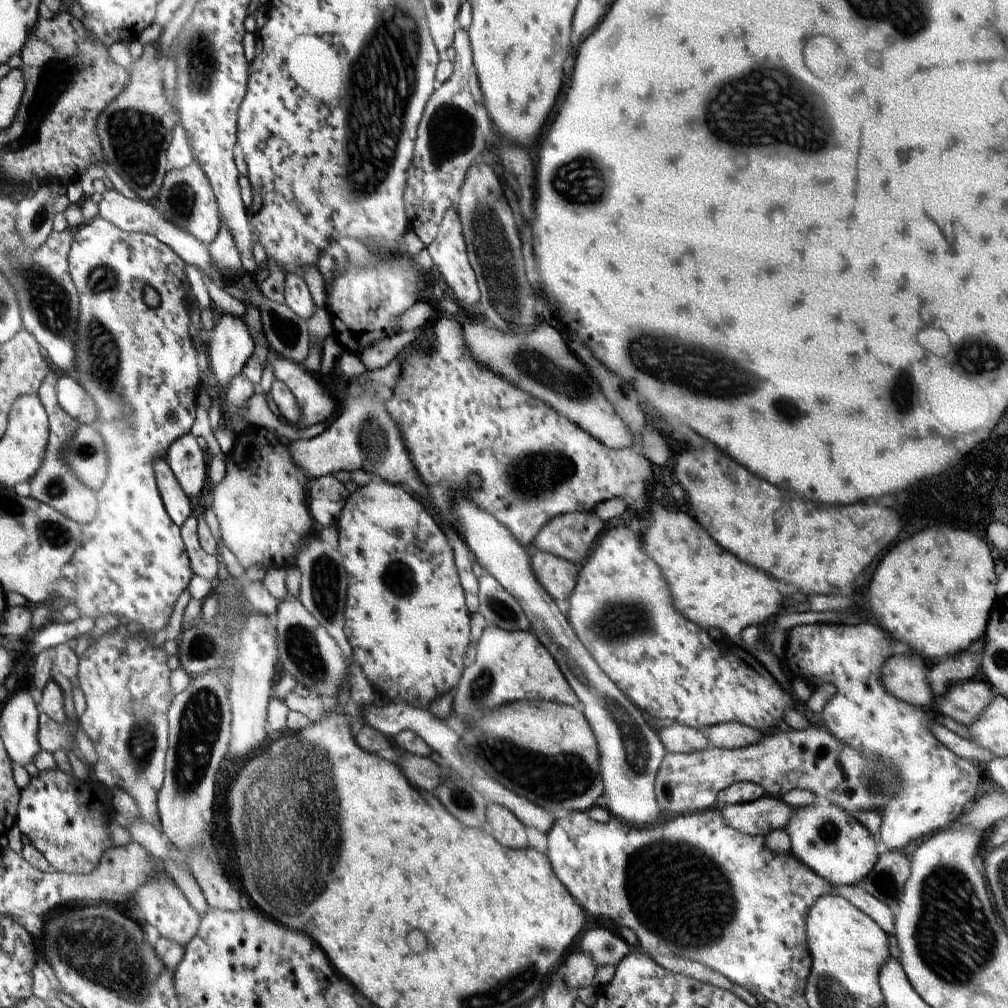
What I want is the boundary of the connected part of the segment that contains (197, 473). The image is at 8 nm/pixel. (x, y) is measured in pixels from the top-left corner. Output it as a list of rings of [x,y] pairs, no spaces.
[[[190,433],[180,436],[170,444],[164,458],[188,498],[198,502],[206,484],[209,455],[200,448],[196,437]]]

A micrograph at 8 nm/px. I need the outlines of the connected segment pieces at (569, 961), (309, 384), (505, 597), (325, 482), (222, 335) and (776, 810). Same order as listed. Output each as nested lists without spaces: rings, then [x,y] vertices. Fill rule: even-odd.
[[[571,950],[565,960],[560,973],[568,988],[574,992],[576,988],[592,984],[598,966],[588,954],[584,954],[582,950]]]
[[[278,356],[270,362],[274,374],[292,391],[302,412],[302,426],[311,427],[324,421],[331,421],[334,414],[332,395],[324,391],[320,378],[308,372],[303,365]]]
[[[488,573],[478,577],[477,581],[478,612],[488,624],[507,631],[530,631],[532,626],[524,614],[524,609],[510,592],[506,592],[506,589],[498,584],[496,578],[492,578]]]
[[[332,475],[318,477],[311,479],[310,486],[306,490],[306,508],[312,520],[324,527],[332,526],[338,522],[348,496],[350,493],[344,484]],[[330,494],[338,494],[338,500],[328,498]]]
[[[225,312],[216,318],[212,336],[207,342],[208,370],[223,394],[230,380],[243,372],[244,365],[254,355],[254,346],[248,326],[240,316]]]
[[[764,795],[751,803],[719,807],[724,822],[749,835],[766,836],[773,830],[785,829],[794,807],[781,798]]]

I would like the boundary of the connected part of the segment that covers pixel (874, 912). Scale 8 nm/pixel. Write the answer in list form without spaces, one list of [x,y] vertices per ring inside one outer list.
[[[837,886],[834,888],[836,892],[834,895],[842,896],[846,900],[866,913],[890,936],[895,936],[896,928],[894,926],[894,912],[886,906],[883,902],[880,902],[877,898],[874,898],[872,894],[866,892],[862,887],[854,886]]]

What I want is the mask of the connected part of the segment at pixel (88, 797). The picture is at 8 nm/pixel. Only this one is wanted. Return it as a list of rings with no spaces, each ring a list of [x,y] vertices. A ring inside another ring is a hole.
[[[54,766],[52,770],[40,770],[21,790],[14,824],[28,836],[30,844],[44,855],[54,871],[89,875],[100,864],[102,854],[114,848],[106,830],[111,815],[110,811],[109,815],[106,812],[106,802],[94,794],[90,780],[85,786],[73,772],[66,774],[60,766]]]

